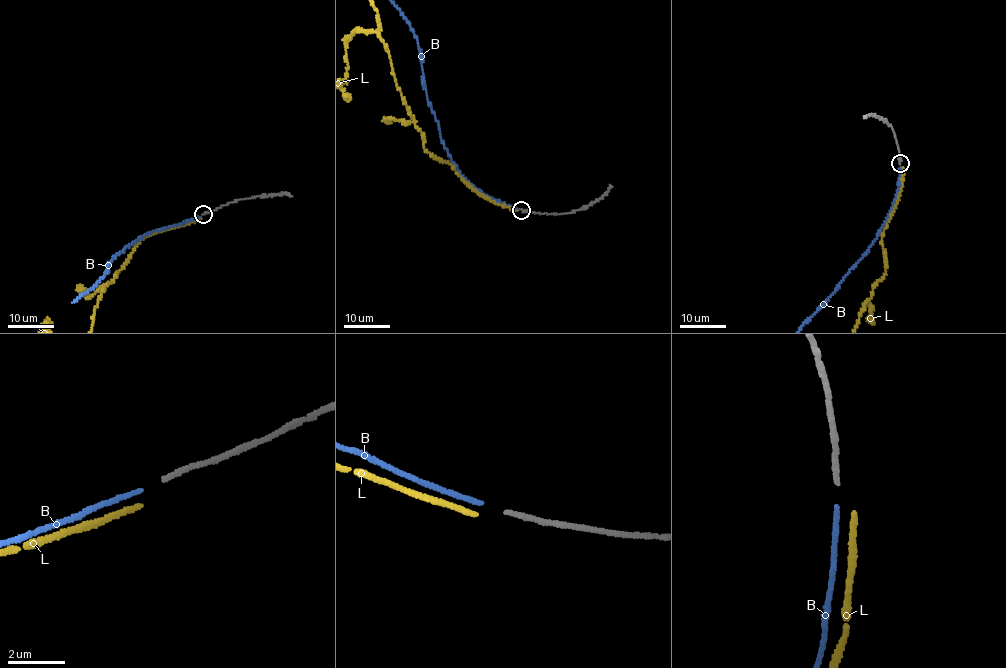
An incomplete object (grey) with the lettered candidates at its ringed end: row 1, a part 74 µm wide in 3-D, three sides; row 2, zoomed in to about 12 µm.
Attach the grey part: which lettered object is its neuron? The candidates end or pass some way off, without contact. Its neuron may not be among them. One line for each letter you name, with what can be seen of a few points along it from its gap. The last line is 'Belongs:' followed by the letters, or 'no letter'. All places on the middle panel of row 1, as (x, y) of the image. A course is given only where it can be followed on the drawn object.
Belongs: B

